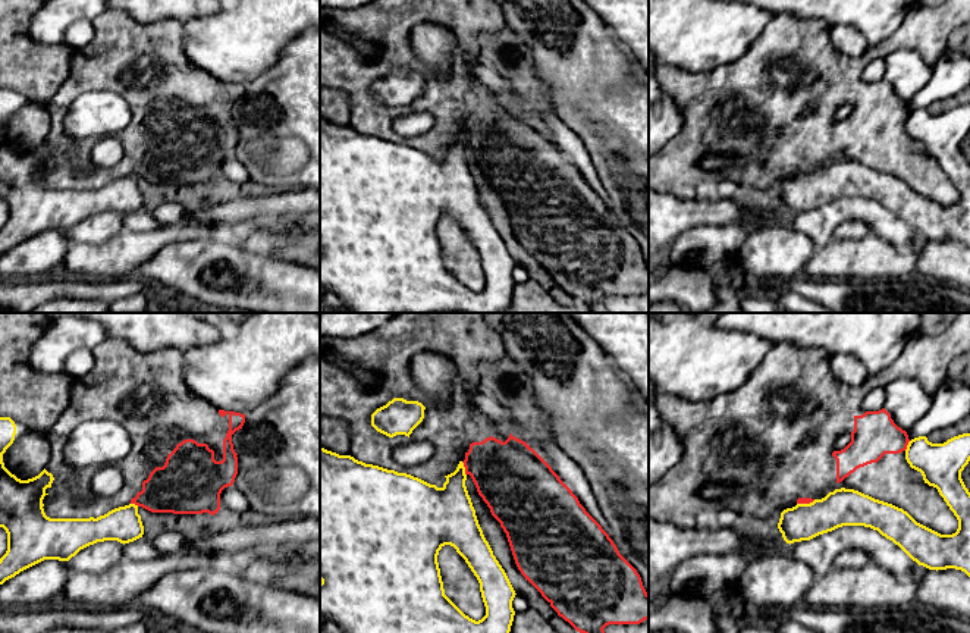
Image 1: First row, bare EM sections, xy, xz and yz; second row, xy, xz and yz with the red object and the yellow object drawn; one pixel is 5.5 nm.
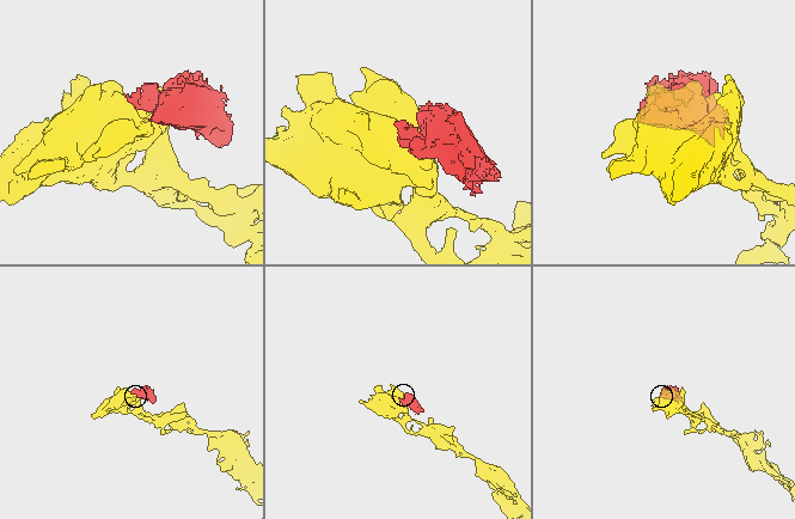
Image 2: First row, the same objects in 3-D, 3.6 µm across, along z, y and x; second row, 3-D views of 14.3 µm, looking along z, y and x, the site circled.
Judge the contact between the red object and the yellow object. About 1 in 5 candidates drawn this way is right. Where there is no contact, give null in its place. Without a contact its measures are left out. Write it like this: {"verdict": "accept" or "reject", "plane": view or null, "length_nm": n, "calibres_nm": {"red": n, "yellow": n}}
{"verdict": "reject", "plane": "xz", "length_nm": 80, "calibres_nm": {"red": 380, "yellow": 260}}

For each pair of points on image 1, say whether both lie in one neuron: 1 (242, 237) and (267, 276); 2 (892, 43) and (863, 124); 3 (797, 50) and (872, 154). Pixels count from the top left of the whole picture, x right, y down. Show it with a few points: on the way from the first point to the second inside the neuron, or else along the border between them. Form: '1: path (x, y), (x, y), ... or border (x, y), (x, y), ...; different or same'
1: border (234, 240), (248, 246); different
2: path (870, 56), (857, 69), (857, 91), (863, 102); same
3: path (825, 78), (835, 80), (872, 116), (872, 127); same

